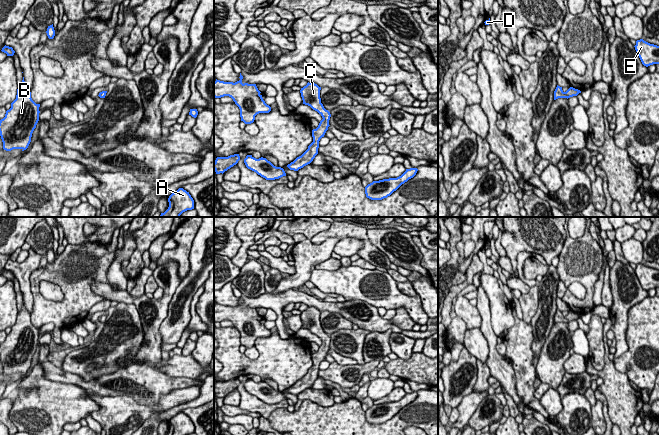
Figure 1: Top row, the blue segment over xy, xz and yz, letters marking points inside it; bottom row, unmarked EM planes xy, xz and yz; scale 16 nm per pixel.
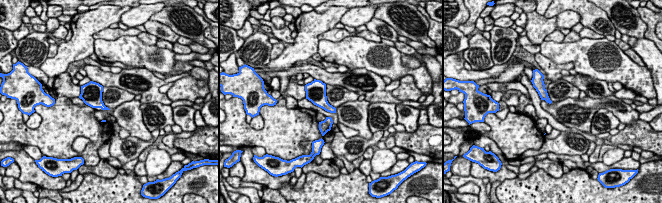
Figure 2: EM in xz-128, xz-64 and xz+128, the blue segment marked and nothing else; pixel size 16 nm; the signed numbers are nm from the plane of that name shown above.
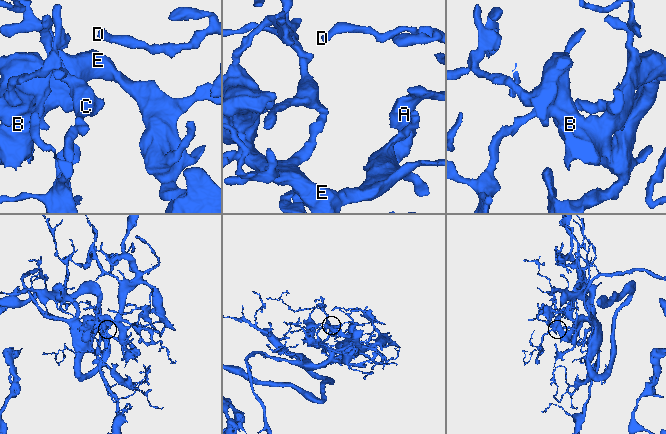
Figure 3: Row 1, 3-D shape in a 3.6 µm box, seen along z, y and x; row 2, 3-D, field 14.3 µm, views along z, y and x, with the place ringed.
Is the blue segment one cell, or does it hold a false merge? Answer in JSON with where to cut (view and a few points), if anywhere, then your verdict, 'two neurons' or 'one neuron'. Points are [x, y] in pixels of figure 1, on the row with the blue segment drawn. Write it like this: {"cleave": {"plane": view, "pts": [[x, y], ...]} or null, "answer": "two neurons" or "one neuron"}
{"cleave": null, "answer": "one neuron"}

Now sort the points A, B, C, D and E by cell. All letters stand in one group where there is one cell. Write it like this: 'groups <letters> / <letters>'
groups A B C D E

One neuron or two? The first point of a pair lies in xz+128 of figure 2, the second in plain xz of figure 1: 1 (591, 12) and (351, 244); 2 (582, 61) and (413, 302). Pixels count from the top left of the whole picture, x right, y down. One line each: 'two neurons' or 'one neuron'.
1: two neurons
2: one neuron

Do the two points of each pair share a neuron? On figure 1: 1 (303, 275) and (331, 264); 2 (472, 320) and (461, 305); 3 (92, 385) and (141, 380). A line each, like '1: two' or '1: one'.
1: two
2: one
3: one

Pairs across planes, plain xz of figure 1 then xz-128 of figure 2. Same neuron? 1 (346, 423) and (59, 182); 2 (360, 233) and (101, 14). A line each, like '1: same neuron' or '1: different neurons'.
1: different neurons
2: different neurons

